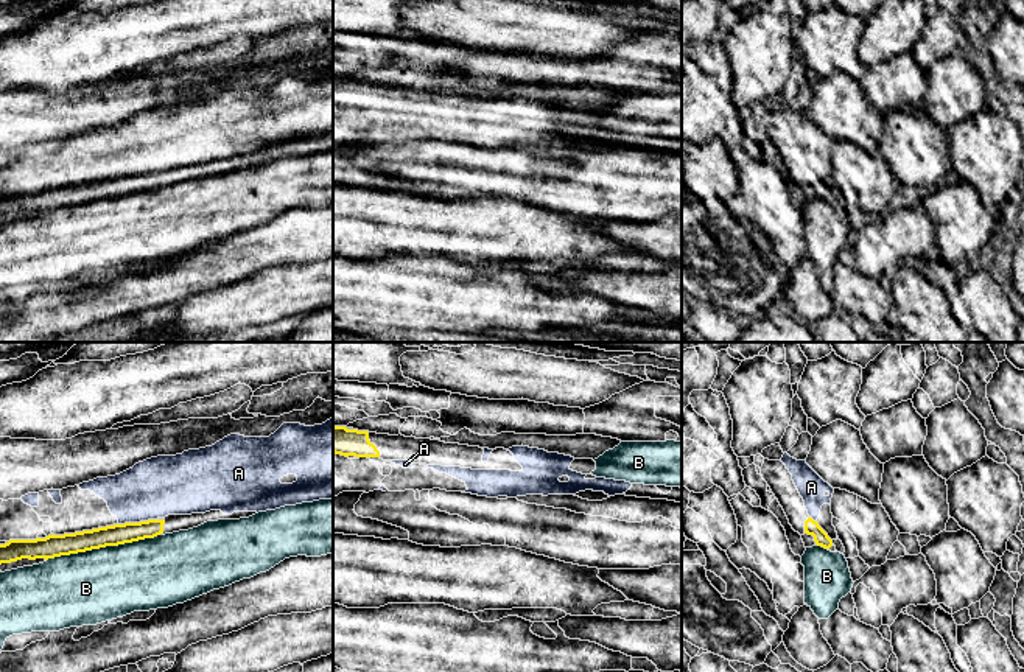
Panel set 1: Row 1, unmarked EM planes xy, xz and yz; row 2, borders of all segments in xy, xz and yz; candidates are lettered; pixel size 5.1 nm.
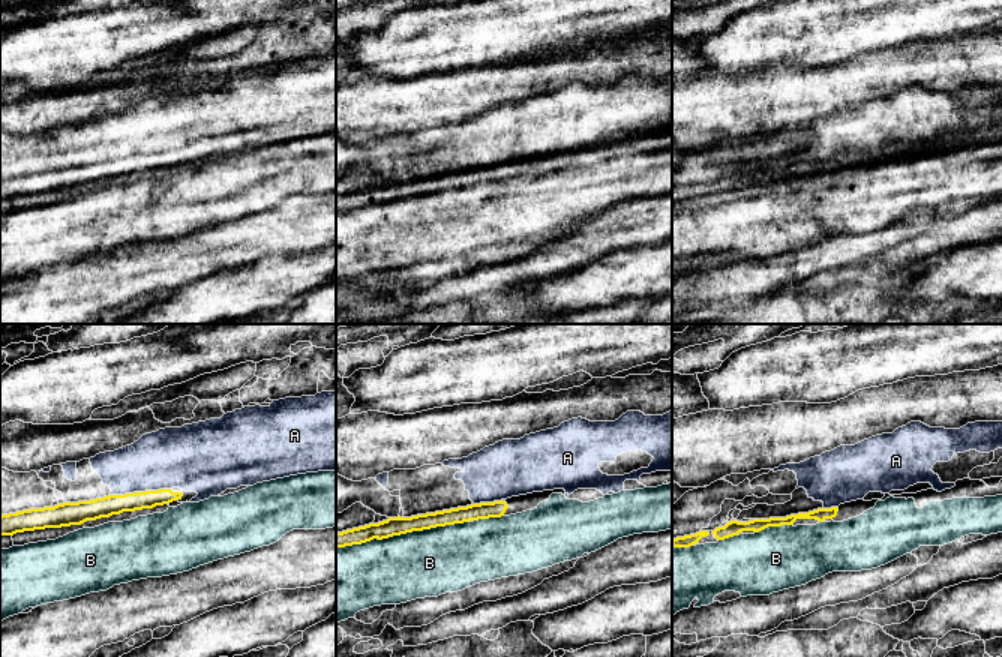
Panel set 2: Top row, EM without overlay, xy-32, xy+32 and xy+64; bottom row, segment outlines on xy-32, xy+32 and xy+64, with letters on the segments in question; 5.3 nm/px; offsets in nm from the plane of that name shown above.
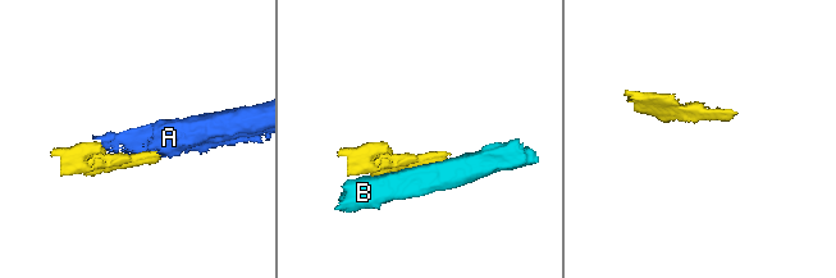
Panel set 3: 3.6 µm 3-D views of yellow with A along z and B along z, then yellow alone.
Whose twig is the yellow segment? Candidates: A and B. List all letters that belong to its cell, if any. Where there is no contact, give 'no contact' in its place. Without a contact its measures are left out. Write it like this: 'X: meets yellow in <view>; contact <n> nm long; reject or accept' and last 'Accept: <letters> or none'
A: meets yellow in xy; contact 200 nm long; accept
B: meets yellow in xy; contact 600 nm long; reject
Accept: A

